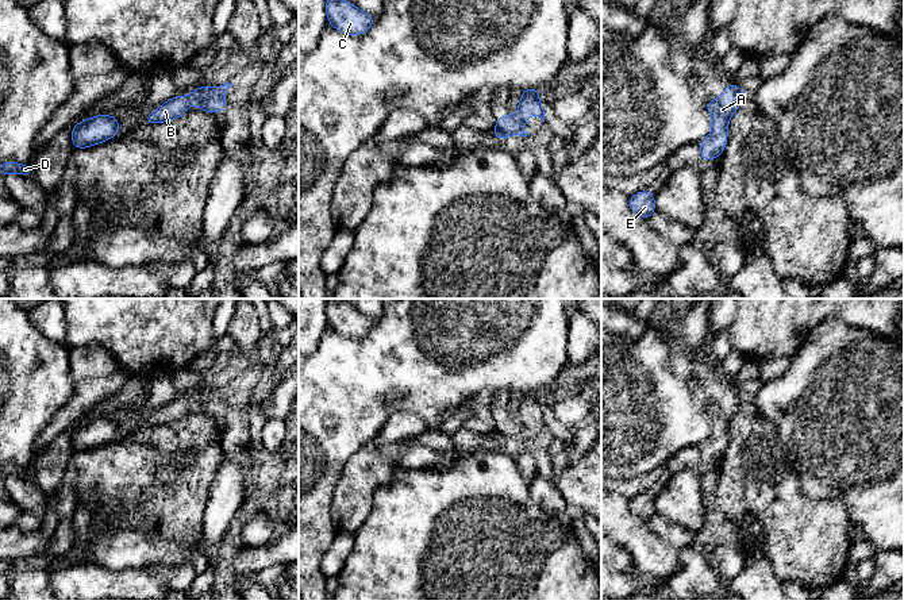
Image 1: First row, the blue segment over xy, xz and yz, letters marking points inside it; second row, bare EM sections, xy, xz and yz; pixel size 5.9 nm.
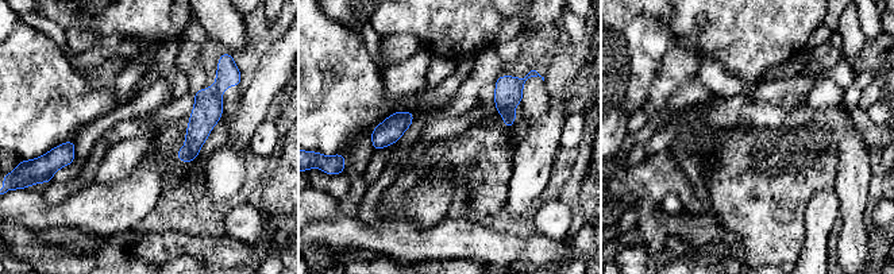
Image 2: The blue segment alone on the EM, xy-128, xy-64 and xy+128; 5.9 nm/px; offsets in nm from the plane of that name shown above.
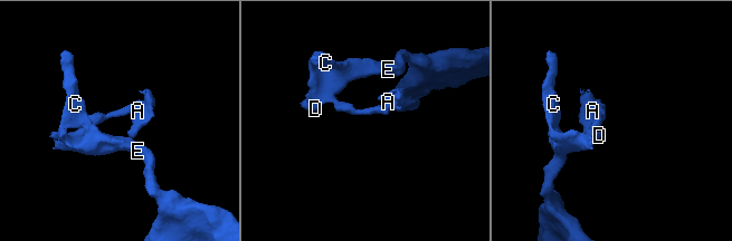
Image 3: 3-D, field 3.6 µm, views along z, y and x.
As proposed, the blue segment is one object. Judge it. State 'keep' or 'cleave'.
cleave

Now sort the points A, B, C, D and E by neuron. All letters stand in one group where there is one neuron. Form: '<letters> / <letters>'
A / B C D E

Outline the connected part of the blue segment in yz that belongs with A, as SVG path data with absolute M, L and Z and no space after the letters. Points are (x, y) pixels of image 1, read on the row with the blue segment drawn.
M728 84L719 99L708 100L707 111L712 118L712 131L708 138L699 142L701 161L722 157L727 145L727 126L739 109L739 103L738 84Z

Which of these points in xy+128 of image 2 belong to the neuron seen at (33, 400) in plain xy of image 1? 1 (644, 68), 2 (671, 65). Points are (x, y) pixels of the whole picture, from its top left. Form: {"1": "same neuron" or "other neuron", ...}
{"1": "same neuron", "2": "other neuron"}

